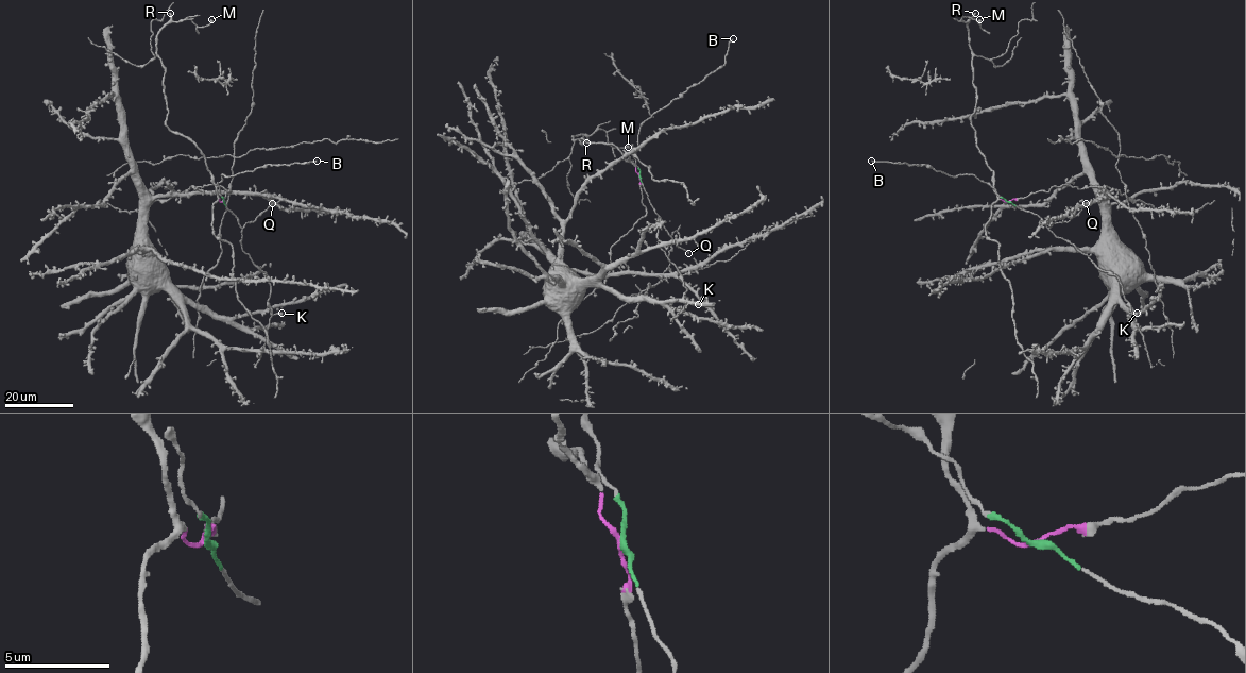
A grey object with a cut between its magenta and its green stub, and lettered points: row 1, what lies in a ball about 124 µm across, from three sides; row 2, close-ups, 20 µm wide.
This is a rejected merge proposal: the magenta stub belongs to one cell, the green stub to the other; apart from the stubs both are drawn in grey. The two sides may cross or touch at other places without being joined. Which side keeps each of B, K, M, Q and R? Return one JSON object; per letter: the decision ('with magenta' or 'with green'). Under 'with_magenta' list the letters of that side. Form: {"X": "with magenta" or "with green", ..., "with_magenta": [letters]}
{"B": "with green", "K": "with green", "M": "with magenta", "Q": "with green", "R": "with magenta", "with_magenta": ["M", "R"]}

